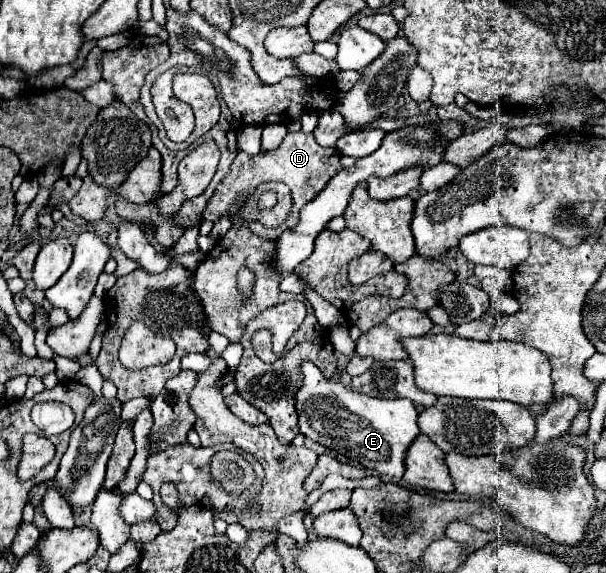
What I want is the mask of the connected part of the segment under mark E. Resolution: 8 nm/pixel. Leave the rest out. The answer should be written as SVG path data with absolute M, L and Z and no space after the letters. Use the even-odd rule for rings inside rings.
M306 360L302 362L302 388L296 394L296 414L300 434L342 454L358 460L364 468L378 470L384 476L400 478L404 474L404 452L420 434L416 424L418 412L406 398L386 400L346 388L340 380L326 378L322 370Z

